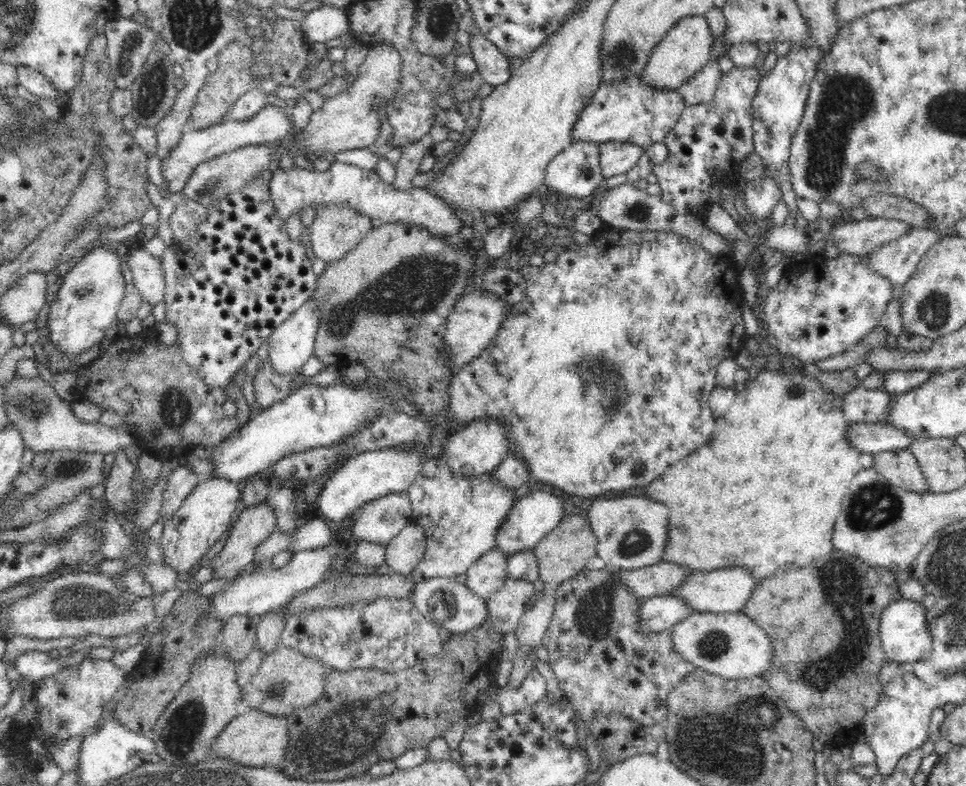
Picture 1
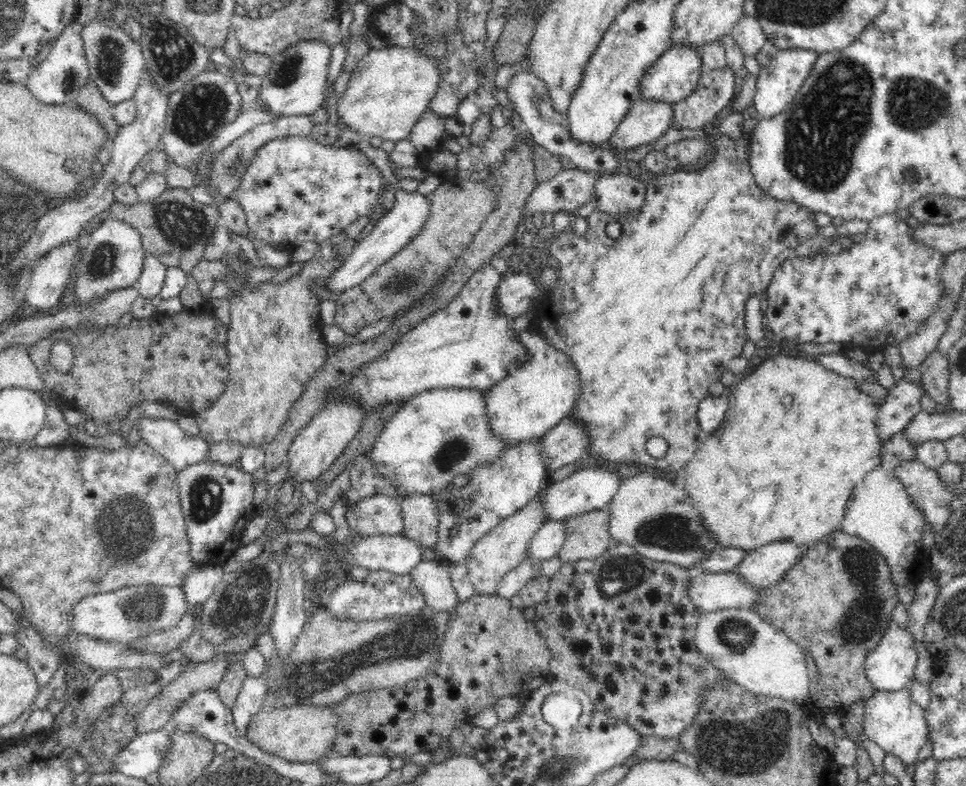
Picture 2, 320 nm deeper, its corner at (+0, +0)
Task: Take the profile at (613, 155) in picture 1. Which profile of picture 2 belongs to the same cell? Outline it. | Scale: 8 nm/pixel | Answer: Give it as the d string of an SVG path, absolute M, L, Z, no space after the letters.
M640 97L618 125L608 143L612 149L634 150L665 136L674 118L674 107L666 101Z

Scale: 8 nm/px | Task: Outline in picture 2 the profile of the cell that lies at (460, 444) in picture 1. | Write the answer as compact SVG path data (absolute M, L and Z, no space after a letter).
M534 330L519 333L520 341L529 352L529 359L513 369L502 382L486 391L486 411L494 435L502 437L508 446L530 439L540 439L572 412L580 396L580 375L566 353L550 345Z

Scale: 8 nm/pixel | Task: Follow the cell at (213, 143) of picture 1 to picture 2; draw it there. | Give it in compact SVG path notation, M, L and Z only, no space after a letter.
M302 40L288 50L271 56L272 68L263 78L258 107L279 117L314 114L321 108L328 78L328 64L333 48L322 40Z

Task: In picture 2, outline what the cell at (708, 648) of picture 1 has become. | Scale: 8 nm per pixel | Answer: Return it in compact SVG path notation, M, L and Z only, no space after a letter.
M726 608L704 613L696 627L694 643L702 657L748 692L799 704L808 697L811 681L802 648L784 631L765 622L753 608Z

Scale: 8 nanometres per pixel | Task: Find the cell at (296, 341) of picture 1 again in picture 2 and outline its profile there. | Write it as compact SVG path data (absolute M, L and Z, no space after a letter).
M398 190L398 196L392 197L392 206L378 220L371 233L356 244L350 256L346 258L346 262L338 270L334 270L328 275L328 287L325 290L330 292L344 292L361 284L368 276L379 266L382 266L386 260L390 260L394 254L398 254L406 244L412 242L412 238L416 238L422 230L422 226L426 224L426 220L430 218L430 196L414 192L406 192Z

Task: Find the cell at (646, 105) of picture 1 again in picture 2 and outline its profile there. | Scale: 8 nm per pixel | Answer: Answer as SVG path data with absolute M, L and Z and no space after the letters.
M674 44L668 49L649 70L646 70L640 82L640 97L654 99L654 101L680 102L693 93L702 74L702 57L699 49L694 46Z

